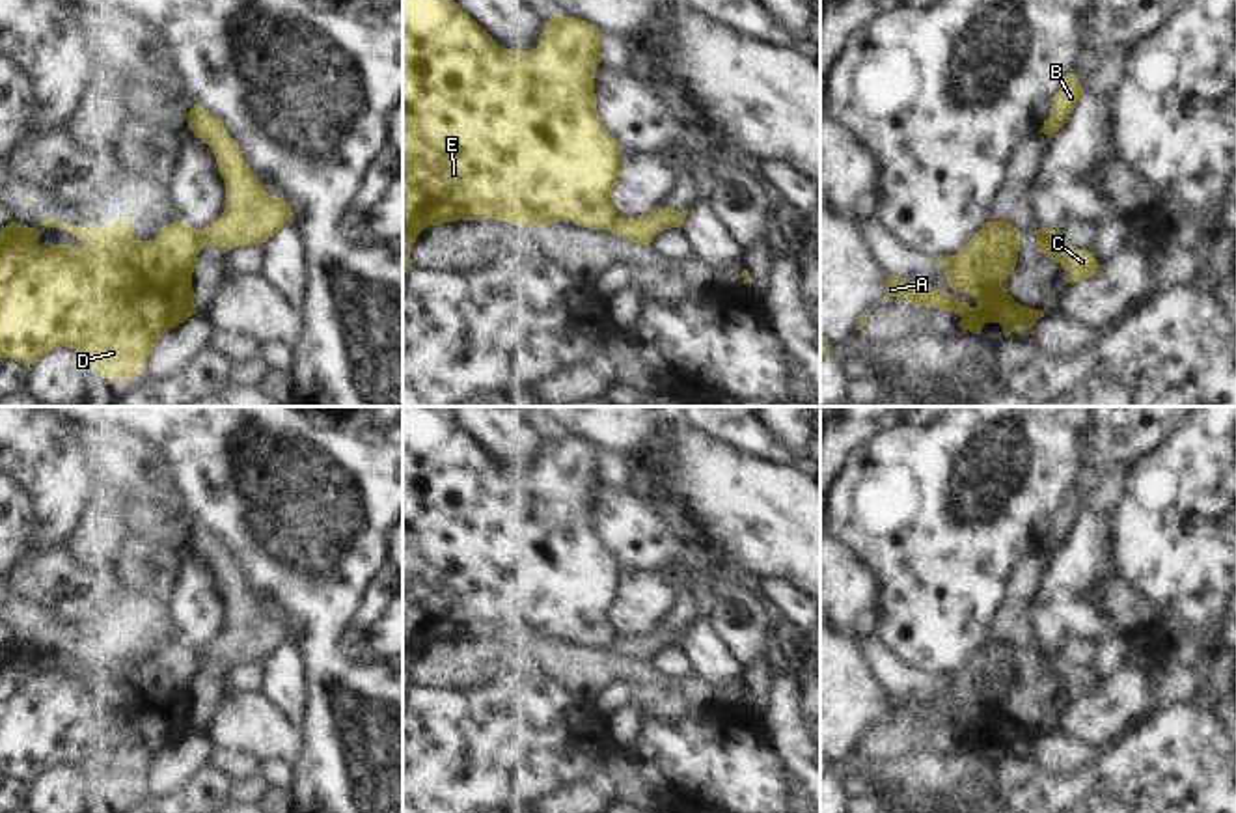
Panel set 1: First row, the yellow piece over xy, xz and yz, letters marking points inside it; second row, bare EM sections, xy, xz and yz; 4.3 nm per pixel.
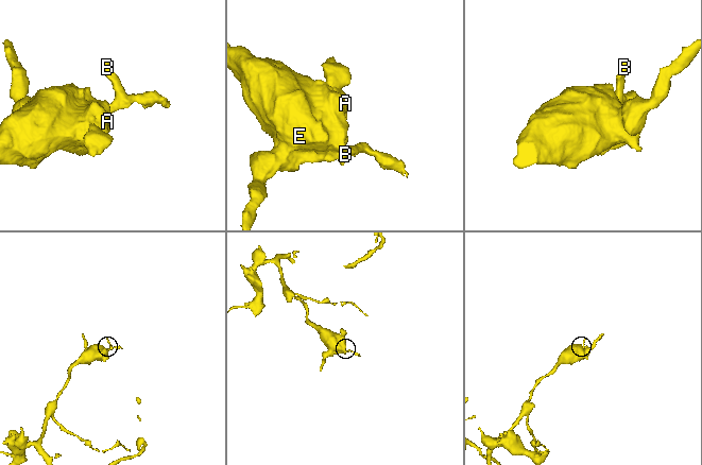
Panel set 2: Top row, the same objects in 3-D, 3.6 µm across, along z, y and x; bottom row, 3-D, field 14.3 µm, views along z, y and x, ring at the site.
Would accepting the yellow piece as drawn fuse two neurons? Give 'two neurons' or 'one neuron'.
two neurons

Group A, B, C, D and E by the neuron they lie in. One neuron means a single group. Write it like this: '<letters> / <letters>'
A D E / B C

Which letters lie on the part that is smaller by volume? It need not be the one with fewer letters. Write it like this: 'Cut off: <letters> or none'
Cut off: B, C

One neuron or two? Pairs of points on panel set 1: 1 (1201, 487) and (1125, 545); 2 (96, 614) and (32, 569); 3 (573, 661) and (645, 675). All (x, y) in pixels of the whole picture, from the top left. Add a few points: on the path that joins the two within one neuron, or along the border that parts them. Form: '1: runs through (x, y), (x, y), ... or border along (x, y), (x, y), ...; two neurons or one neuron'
1: runs through (1182, 506), (1143, 545); one neuron
2: runs through (81, 601), (47, 578); one neuron
3: runs through (591, 668), (627, 668); one neuron

